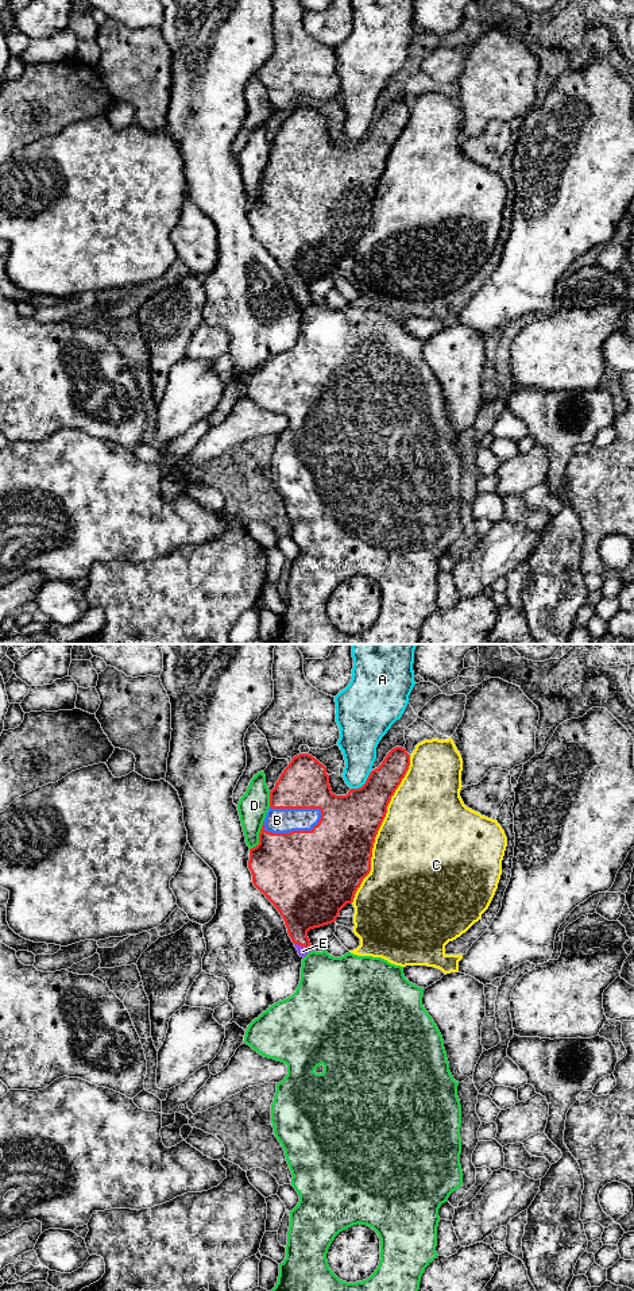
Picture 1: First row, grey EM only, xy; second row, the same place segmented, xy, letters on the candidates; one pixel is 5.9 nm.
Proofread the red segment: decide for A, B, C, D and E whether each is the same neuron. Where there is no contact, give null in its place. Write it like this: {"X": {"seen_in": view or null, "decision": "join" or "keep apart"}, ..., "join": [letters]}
{"A": {"seen_in": "xy", "decision": "keep apart"}, "B": {"seen_in": "xy", "decision": "join"}, "C": {"seen_in": "xy", "decision": "keep apart"}, "D": {"seen_in": "xy", "decision": "keep apart"}, "E": {"seen_in": "xy", "decision": "join"}, "join": ["B", "E"]}

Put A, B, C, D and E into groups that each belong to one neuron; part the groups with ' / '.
A / B E / C / D

